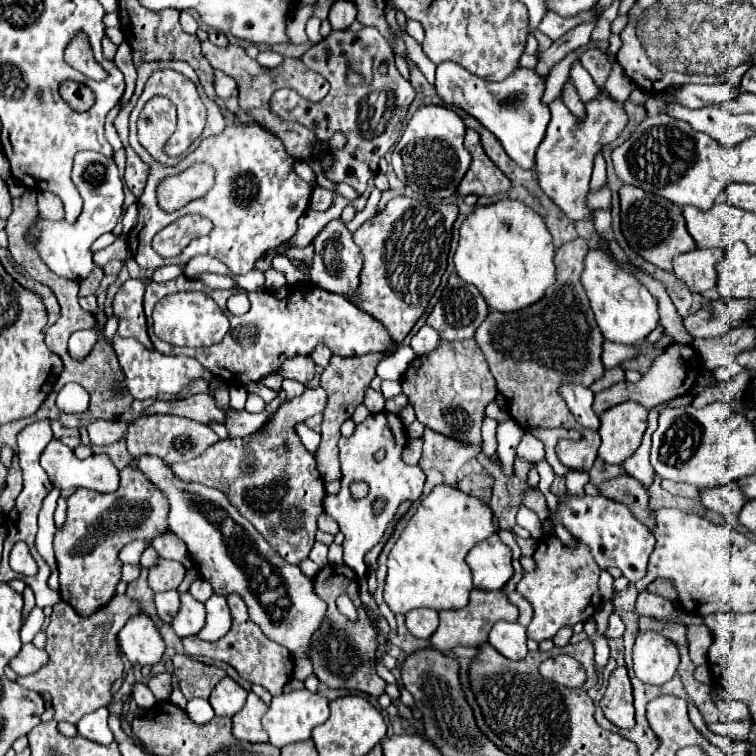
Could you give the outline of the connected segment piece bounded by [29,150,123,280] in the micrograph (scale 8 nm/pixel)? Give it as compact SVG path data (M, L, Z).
M79 152L75 156L73 166L73 184L77 186L81 198L83 198L83 212L77 218L77 222L51 222L37 218L37 226L29 230L29 238L35 240L35 248L39 250L43 262L59 276L69 280L85 280L93 270L93 254L91 244L111 232L121 216L123 206L123 182L119 178L119 170L113 158L103 156L101 152Z

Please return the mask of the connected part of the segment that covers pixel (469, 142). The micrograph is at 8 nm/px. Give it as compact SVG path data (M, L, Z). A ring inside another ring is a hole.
M467 130L465 148L471 152L473 162L471 162L471 168L467 170L467 176L463 176L457 188L459 196L467 196L467 194L495 196L511 188L509 178L491 162L491 158L485 156L479 134L475 130Z

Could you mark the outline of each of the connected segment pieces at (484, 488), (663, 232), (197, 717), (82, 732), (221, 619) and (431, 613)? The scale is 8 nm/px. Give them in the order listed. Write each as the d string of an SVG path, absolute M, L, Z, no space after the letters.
M469 474L463 480L459 480L459 490L477 496L483 502L489 502L491 488L493 488L493 480L489 474Z
M621 186L619 190L619 198L621 198L621 232L627 240L627 244L647 262L651 262L657 268L663 270L671 270L671 260L677 254L683 252L691 252L695 250L695 240L691 238L691 234L685 228L685 218L679 206L675 206L673 202L649 194L641 188L635 186Z
M193 698L193 700L189 700L185 712L187 712L187 714L191 716L191 720L197 722L197 724L205 724L215 716L209 701L203 700L203 698Z
M99 708L99 710L91 712L91 714L85 714L75 724L79 736L83 736L87 740L93 740L93 742L99 742L99 744L111 744L113 734L111 734L111 730L107 726L107 716L109 716L107 708Z
M213 594L207 602L207 624L205 628L199 632L199 638L207 640L207 642L215 642L219 638L223 638L229 628L231 628L231 612L227 606L225 596Z
M417 608L407 614L407 630L417 636L427 640L439 626L439 614L435 610L427 608Z

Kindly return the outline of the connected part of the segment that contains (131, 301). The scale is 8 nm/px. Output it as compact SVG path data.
M129 278L113 300L113 314L119 318L117 332L123 338L133 336L141 340L147 348L153 348L147 336L147 322L145 322L145 312L143 312L143 292L147 284L149 284L149 278L141 278L141 280Z

